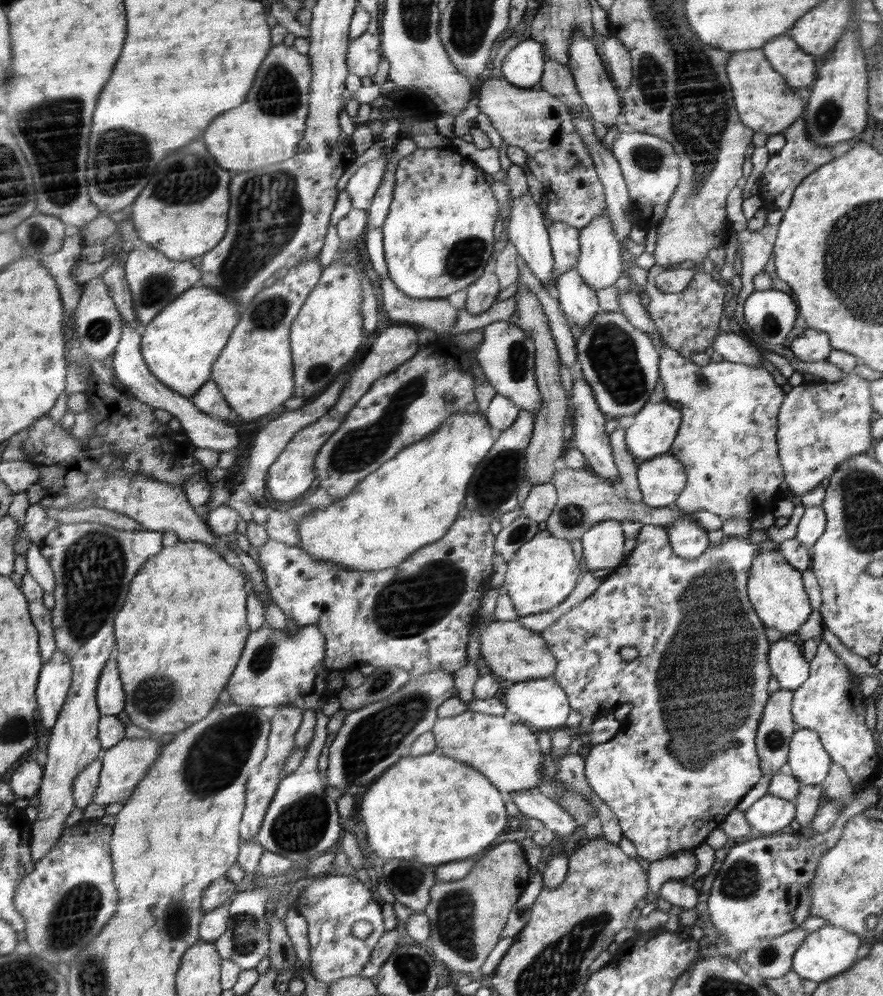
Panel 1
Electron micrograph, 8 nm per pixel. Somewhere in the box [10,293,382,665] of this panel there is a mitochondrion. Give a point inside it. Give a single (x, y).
(93, 567)

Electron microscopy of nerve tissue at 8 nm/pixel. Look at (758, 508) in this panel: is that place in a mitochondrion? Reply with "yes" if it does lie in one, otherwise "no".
no

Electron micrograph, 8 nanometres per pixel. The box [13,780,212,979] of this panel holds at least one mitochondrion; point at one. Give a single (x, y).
(75, 915)

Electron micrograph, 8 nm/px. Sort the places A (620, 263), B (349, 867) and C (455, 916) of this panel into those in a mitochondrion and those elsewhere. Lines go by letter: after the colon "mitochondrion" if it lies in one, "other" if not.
A: other
B: other
C: mitochondrion

